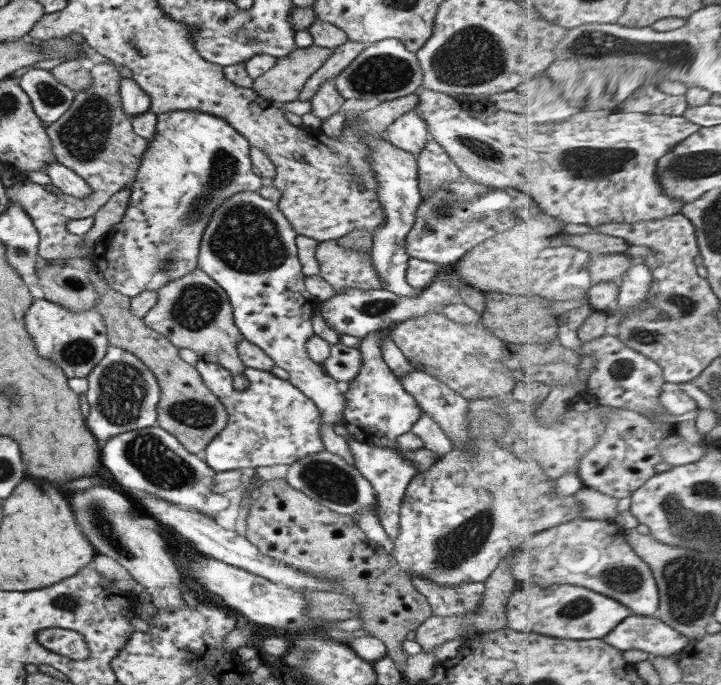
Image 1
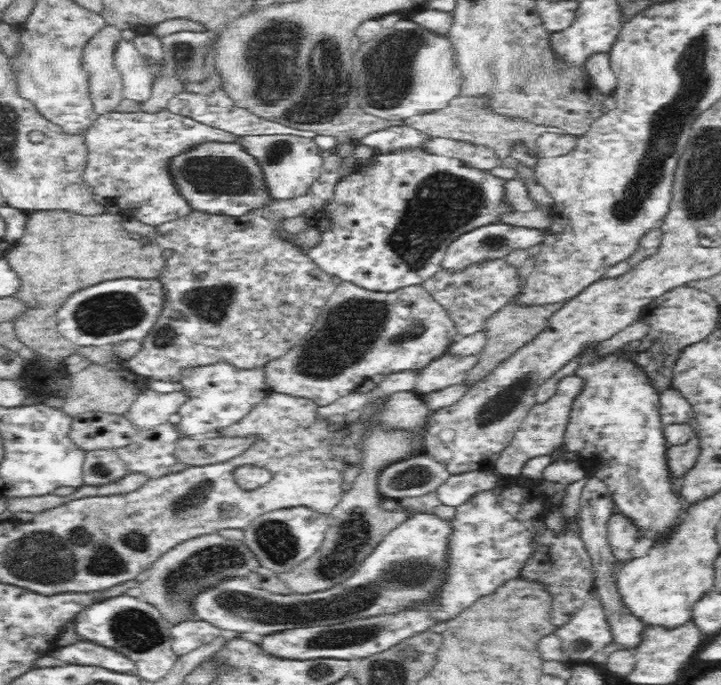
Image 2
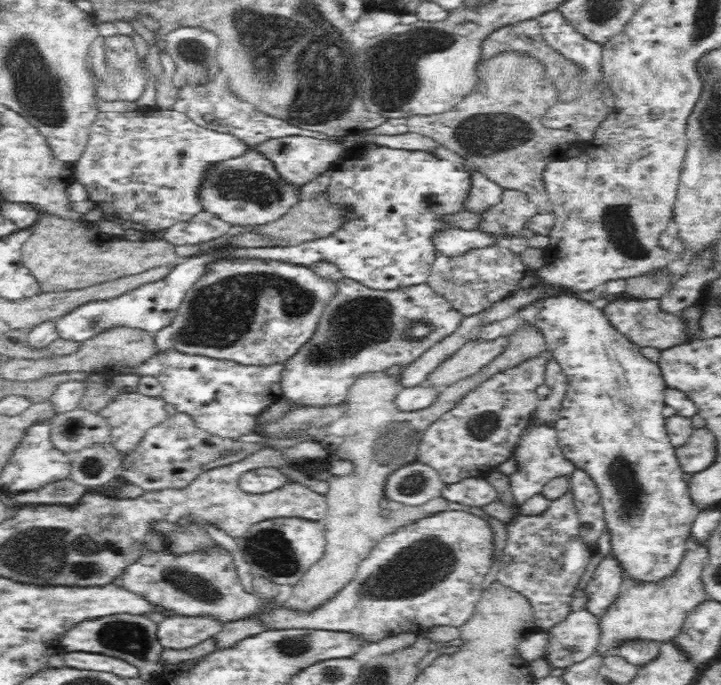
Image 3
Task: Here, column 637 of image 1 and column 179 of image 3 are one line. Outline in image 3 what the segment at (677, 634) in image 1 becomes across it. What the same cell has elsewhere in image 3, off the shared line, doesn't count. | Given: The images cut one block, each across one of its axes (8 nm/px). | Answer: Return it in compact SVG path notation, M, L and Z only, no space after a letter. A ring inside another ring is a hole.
M172 614L156 623L156 640L163 649L185 649L215 636L225 622L214 615L184 616Z

